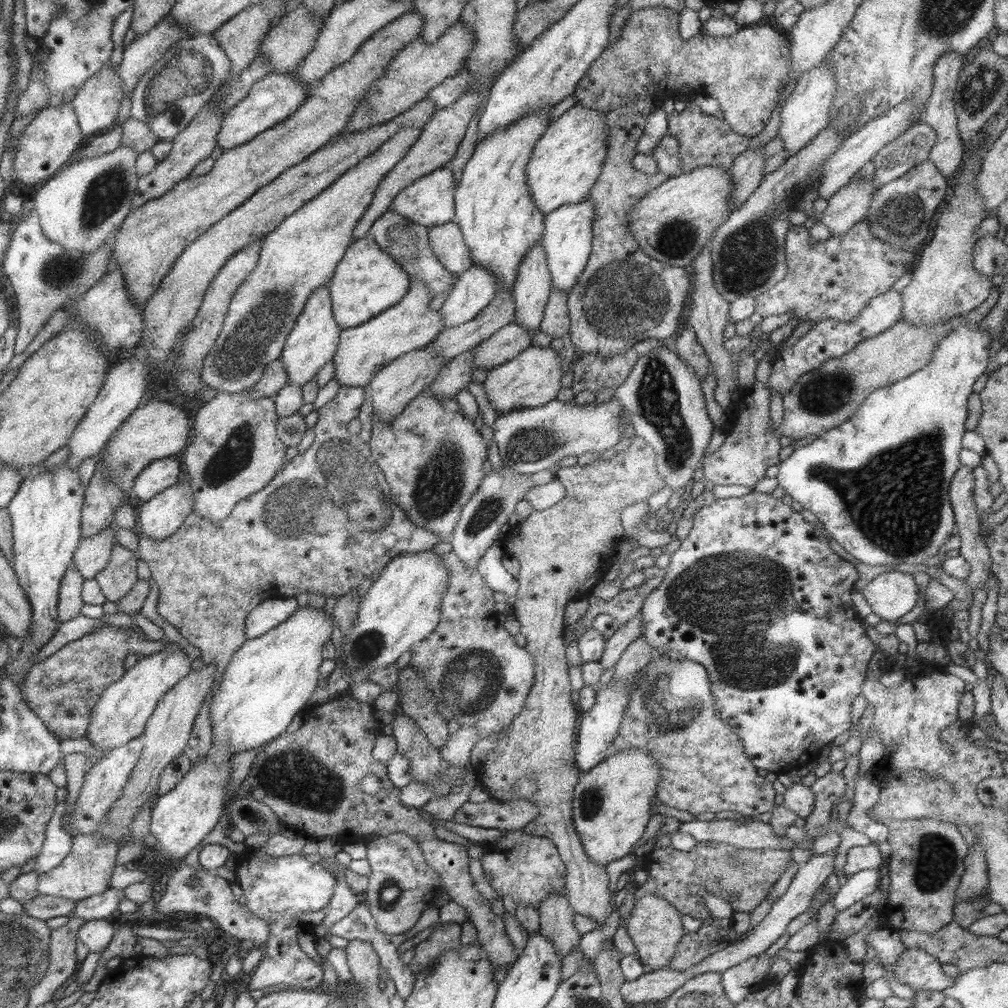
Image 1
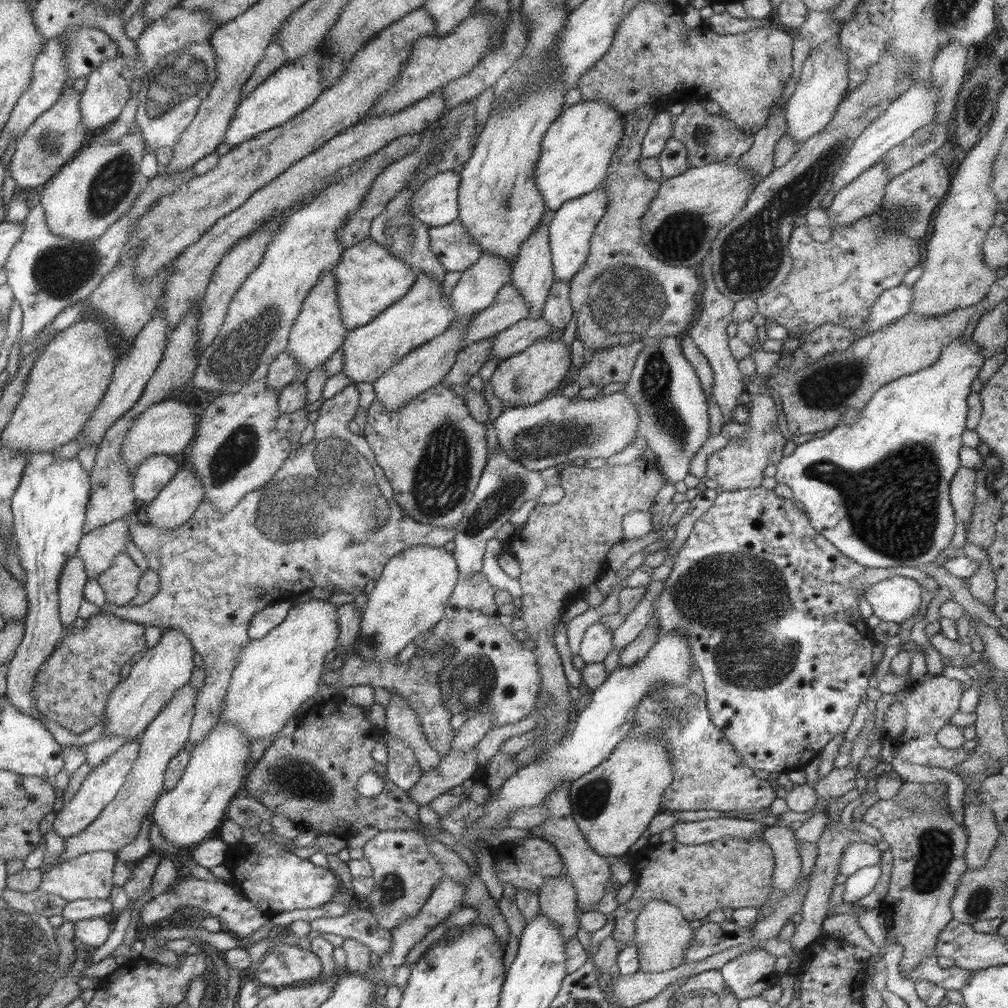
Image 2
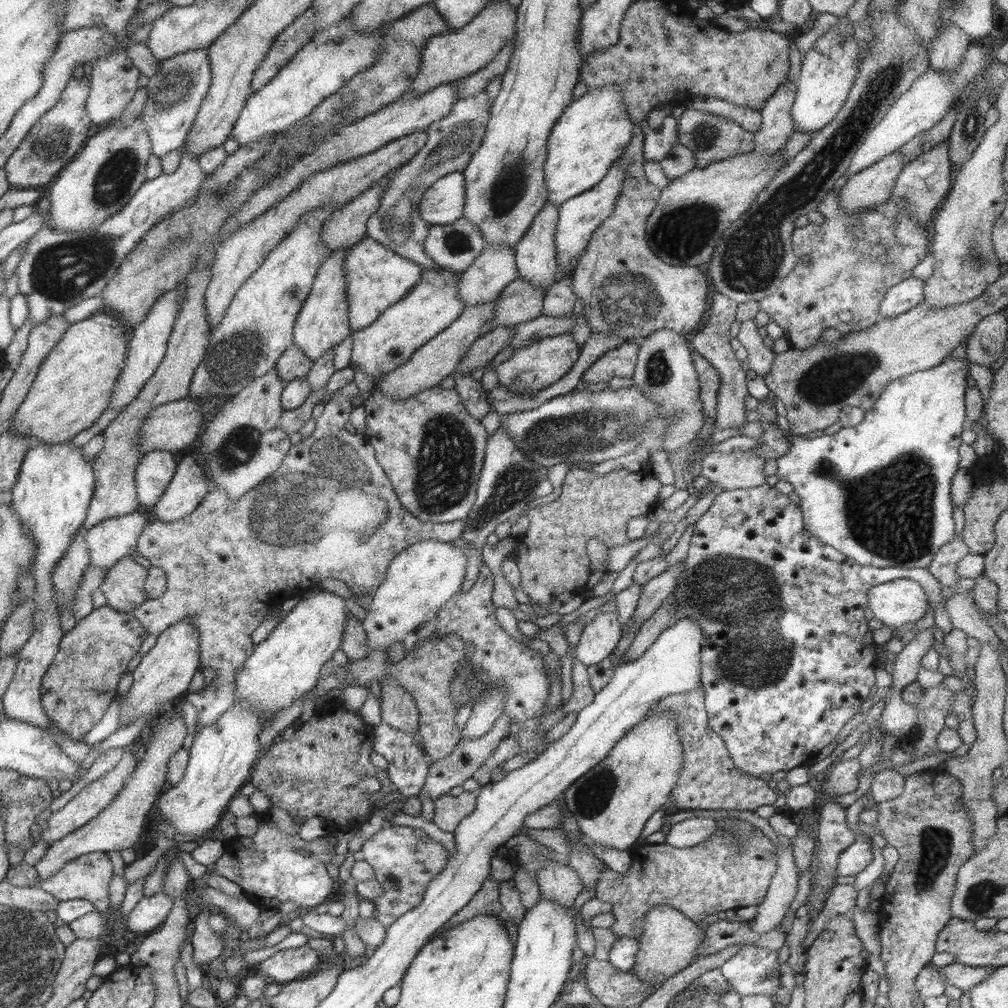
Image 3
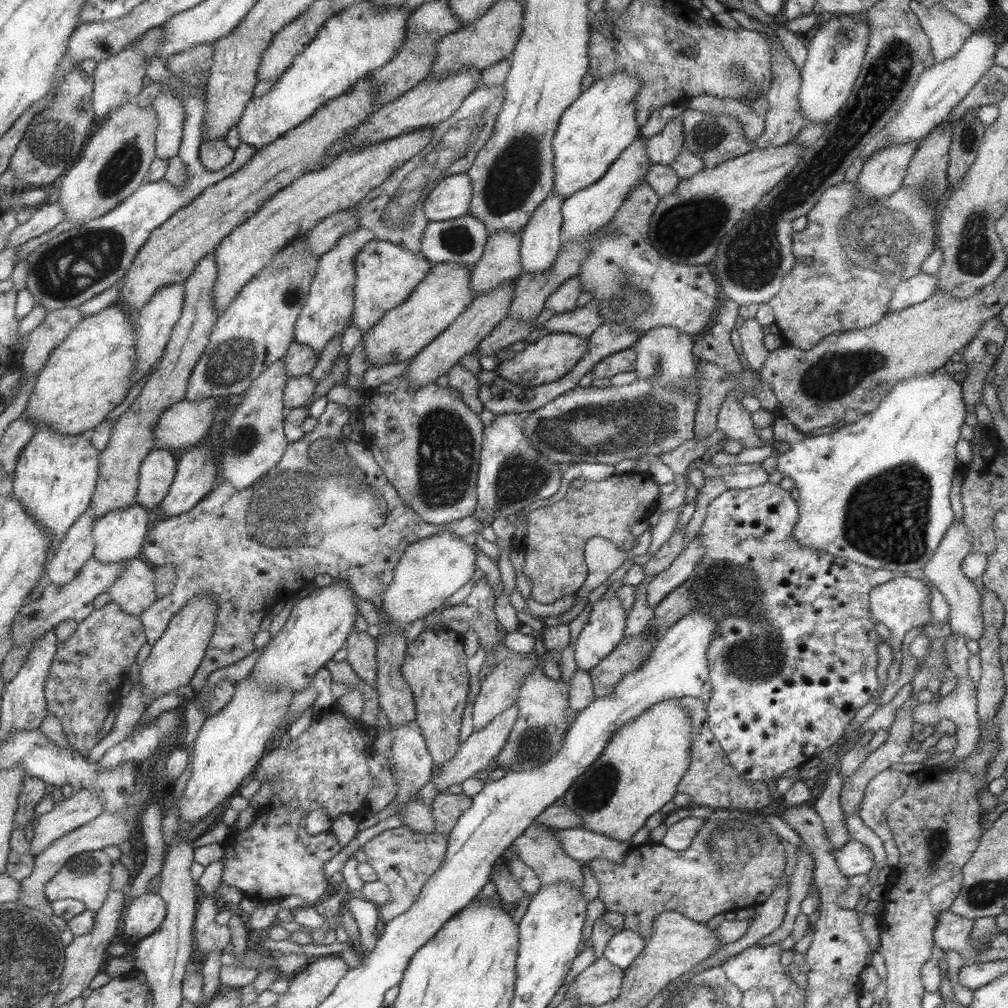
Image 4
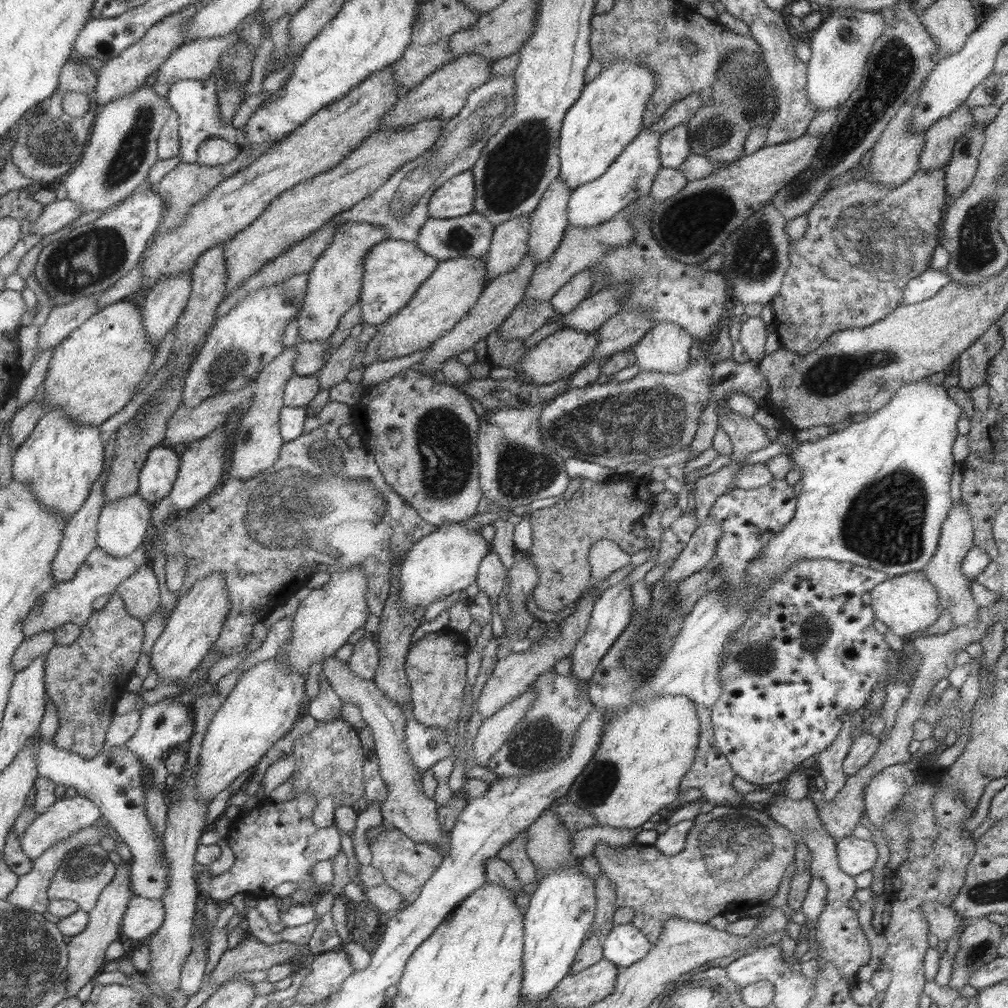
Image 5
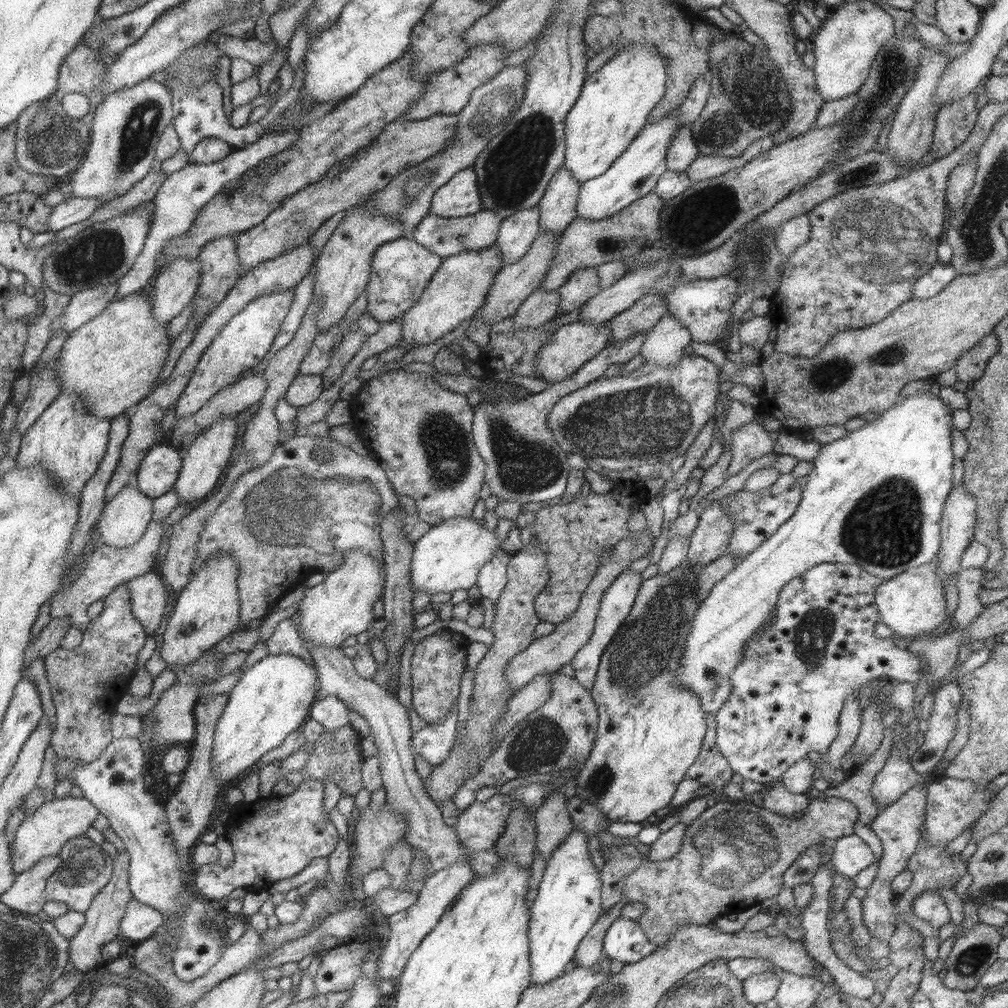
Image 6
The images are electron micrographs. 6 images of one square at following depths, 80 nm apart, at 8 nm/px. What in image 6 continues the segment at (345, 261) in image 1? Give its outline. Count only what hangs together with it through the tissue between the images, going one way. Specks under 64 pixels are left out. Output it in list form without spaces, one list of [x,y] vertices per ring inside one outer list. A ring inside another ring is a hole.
[[[401,236],[383,243],[371,258],[371,273],[364,290],[367,292],[365,310],[369,316],[379,324],[401,317],[403,312],[411,308],[413,303],[417,303],[417,299],[423,295],[425,285],[437,272],[441,260],[441,257],[435,256],[412,238]]]

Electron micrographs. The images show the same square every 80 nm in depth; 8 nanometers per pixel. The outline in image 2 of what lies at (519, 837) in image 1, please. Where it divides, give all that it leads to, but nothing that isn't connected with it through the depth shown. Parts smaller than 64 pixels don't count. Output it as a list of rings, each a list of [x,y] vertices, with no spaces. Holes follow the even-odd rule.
[[[522,838],[515,843],[513,857],[496,859],[494,873],[501,886],[511,884],[515,892],[527,890],[538,894],[547,878],[564,874],[564,864],[549,841],[543,838]]]

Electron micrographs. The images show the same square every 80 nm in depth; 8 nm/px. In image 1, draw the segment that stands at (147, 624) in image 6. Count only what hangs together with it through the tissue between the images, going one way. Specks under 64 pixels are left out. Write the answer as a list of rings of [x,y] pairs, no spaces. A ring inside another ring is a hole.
[[[112,546],[109,562],[94,576],[106,600],[119,602],[134,586],[138,579],[136,559],[134,553],[125,547]]]

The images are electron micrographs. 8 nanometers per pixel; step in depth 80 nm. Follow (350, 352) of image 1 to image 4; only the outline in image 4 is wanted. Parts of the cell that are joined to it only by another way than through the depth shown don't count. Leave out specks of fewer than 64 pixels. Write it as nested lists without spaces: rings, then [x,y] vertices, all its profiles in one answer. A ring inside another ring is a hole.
[[[435,263],[413,293],[399,306],[387,311],[377,325],[361,332],[361,342],[371,366],[382,366],[411,360],[441,332],[453,323],[474,300],[469,290],[472,266],[455,263]]]

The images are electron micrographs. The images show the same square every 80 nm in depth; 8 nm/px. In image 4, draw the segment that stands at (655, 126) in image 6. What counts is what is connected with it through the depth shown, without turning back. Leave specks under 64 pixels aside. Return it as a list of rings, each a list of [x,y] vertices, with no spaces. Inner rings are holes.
[[[640,134],[619,153],[619,156],[609,165],[599,180],[565,197],[560,208],[562,214],[560,241],[562,244],[584,239],[593,231],[603,228],[627,198],[632,186],[646,182],[650,163],[646,151],[646,138]]]

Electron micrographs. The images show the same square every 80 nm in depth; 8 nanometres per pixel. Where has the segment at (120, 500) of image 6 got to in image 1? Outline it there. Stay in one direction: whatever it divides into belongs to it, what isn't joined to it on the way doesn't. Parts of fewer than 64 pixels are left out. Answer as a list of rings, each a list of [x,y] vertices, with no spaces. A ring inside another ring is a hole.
[[[114,525],[105,527],[101,532],[81,538],[72,556],[72,563],[84,580],[94,576],[109,562],[112,546],[117,544]]]

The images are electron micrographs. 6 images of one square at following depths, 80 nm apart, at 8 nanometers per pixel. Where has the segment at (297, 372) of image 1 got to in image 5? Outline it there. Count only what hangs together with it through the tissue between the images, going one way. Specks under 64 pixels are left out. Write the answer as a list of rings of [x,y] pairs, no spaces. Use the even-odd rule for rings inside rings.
[[[344,221],[336,228],[328,247],[308,271],[305,300],[297,315],[297,336],[301,341],[313,342],[330,338],[341,316],[358,302],[365,254],[374,244],[387,238],[386,232],[379,225],[363,221]]]

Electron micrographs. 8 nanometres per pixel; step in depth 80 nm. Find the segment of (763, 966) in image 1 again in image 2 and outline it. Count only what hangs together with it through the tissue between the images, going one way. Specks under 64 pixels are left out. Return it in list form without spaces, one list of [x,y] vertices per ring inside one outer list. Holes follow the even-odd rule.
[[[749,949],[725,962],[720,973],[738,1000],[759,997],[765,988],[777,983],[775,959],[766,949]]]

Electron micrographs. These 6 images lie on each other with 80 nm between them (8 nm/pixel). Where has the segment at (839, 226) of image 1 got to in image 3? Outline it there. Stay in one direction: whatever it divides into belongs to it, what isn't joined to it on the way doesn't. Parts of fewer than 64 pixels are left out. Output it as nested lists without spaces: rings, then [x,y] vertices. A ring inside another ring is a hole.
[[[893,152],[852,174],[838,191],[840,209],[854,213],[884,203],[890,198],[895,179],[903,165],[900,154]]]

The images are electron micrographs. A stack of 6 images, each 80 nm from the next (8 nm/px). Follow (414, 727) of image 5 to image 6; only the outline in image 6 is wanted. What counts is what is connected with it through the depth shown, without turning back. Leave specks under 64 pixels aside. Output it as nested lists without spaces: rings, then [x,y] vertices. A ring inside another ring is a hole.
[[[456,699],[444,719],[437,723],[425,725],[411,734],[412,752],[420,755],[431,766],[445,760],[454,743],[457,722],[458,700]]]

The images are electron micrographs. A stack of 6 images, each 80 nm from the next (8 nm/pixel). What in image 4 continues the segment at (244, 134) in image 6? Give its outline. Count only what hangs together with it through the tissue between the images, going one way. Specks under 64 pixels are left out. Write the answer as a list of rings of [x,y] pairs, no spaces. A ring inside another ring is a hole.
[[[149,55],[145,59],[145,74],[151,81],[166,84],[167,93],[182,100],[185,116],[182,124],[181,142],[178,157],[186,166],[186,178],[181,185],[170,184],[162,178],[155,182],[143,182],[127,198],[94,219],[85,220],[77,227],[64,230],[61,234],[41,243],[27,258],[27,276],[25,290],[31,292],[33,302],[43,307],[46,312],[57,308],[79,307],[83,302],[114,286],[131,267],[148,234],[163,224],[176,210],[189,204],[204,188],[227,177],[247,162],[256,151],[248,144],[239,142],[233,152],[233,160],[225,168],[208,171],[202,167],[198,157],[198,148],[202,143],[203,119],[206,113],[205,89],[190,89],[177,76],[166,68],[165,60],[158,55]]]

